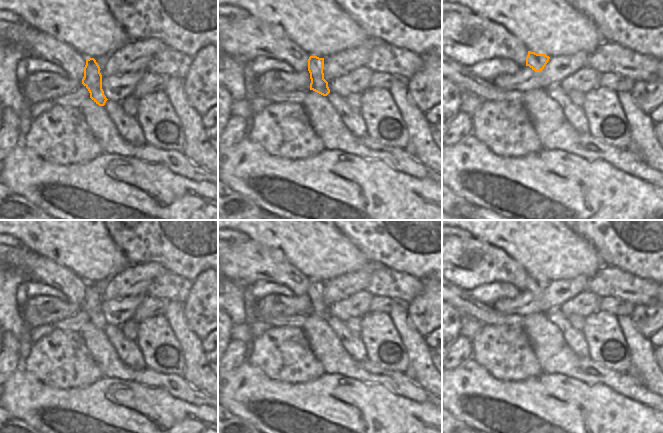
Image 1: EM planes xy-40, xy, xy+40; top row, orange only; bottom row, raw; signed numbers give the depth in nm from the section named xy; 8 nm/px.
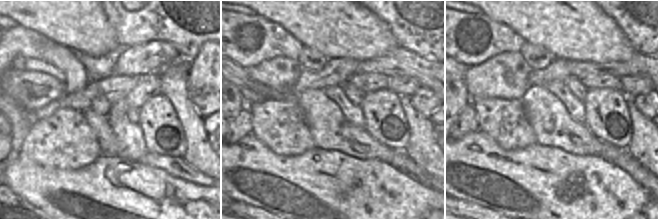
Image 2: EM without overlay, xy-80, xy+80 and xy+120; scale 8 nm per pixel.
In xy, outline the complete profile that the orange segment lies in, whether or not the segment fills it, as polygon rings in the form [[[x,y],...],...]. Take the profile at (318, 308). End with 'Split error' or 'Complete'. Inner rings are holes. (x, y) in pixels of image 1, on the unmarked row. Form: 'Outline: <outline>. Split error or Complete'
Outline: [[[310,280],[308,283],[308,295],[310,297],[310,314],[313,314],[323,320],[330,317],[328,306],[324,303],[324,282]]]. Complete

